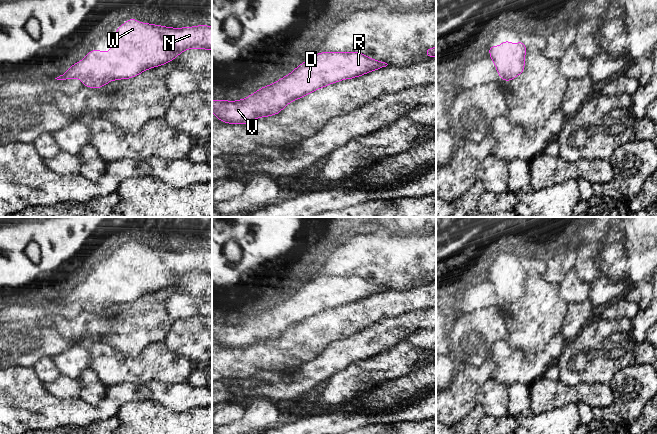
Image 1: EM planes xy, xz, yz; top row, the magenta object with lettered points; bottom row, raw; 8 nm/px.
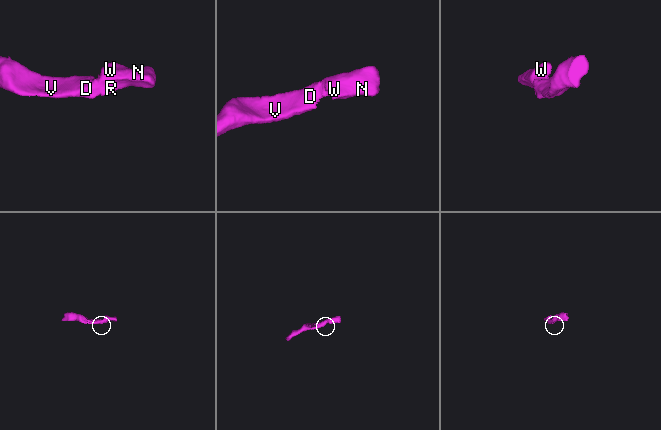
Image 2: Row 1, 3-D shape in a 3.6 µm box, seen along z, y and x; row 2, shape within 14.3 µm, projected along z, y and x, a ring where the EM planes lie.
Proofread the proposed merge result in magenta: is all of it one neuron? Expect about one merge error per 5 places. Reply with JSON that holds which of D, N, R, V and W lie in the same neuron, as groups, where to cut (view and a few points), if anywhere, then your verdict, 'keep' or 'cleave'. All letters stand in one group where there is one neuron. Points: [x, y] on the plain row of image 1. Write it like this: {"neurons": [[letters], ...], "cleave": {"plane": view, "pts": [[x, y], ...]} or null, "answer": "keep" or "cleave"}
{"neurons": [["D", "N", "R", "V", "W"]], "cleave": null, "answer": "keep"}

